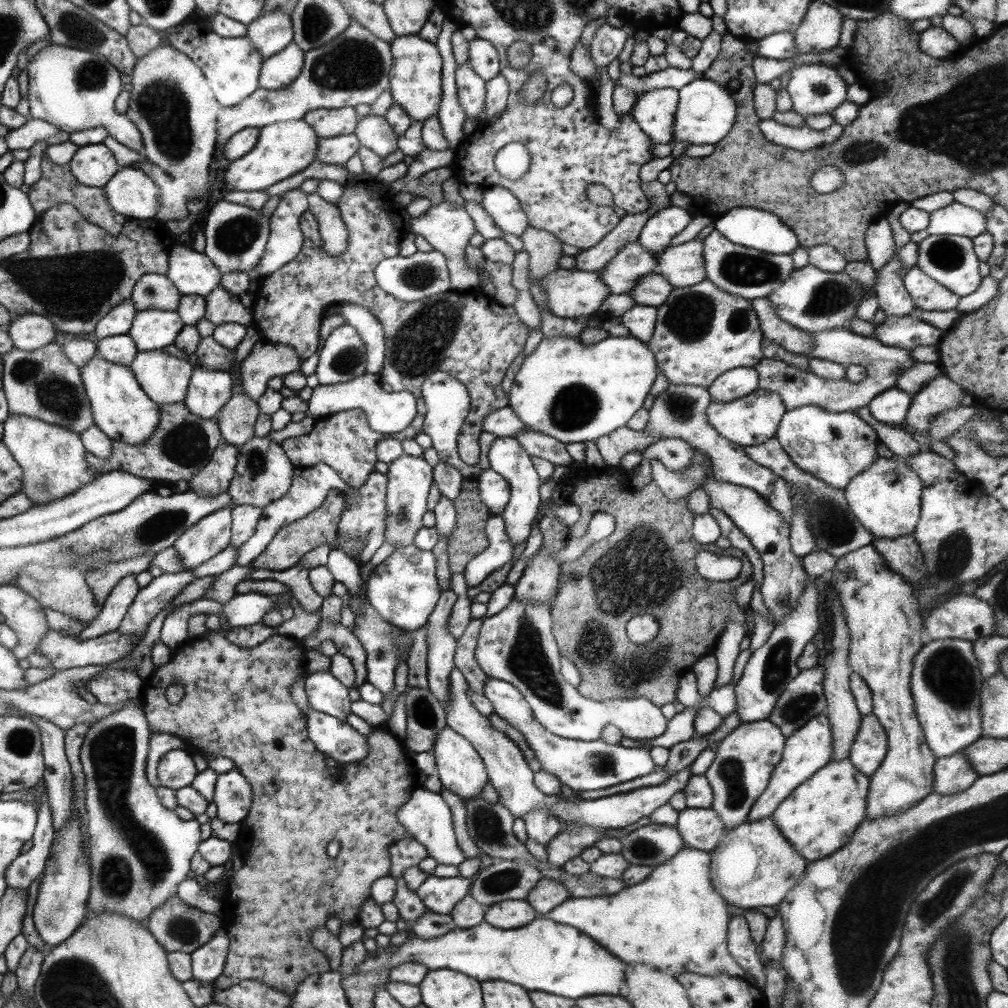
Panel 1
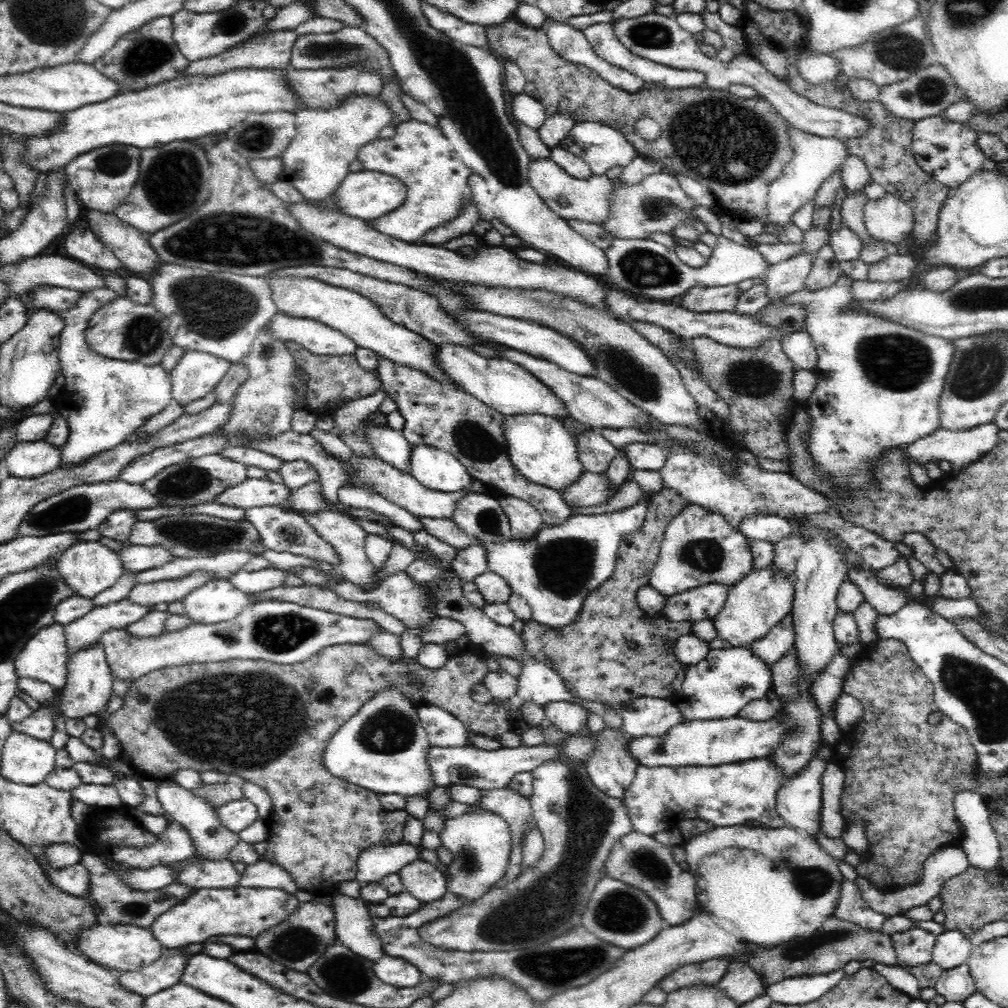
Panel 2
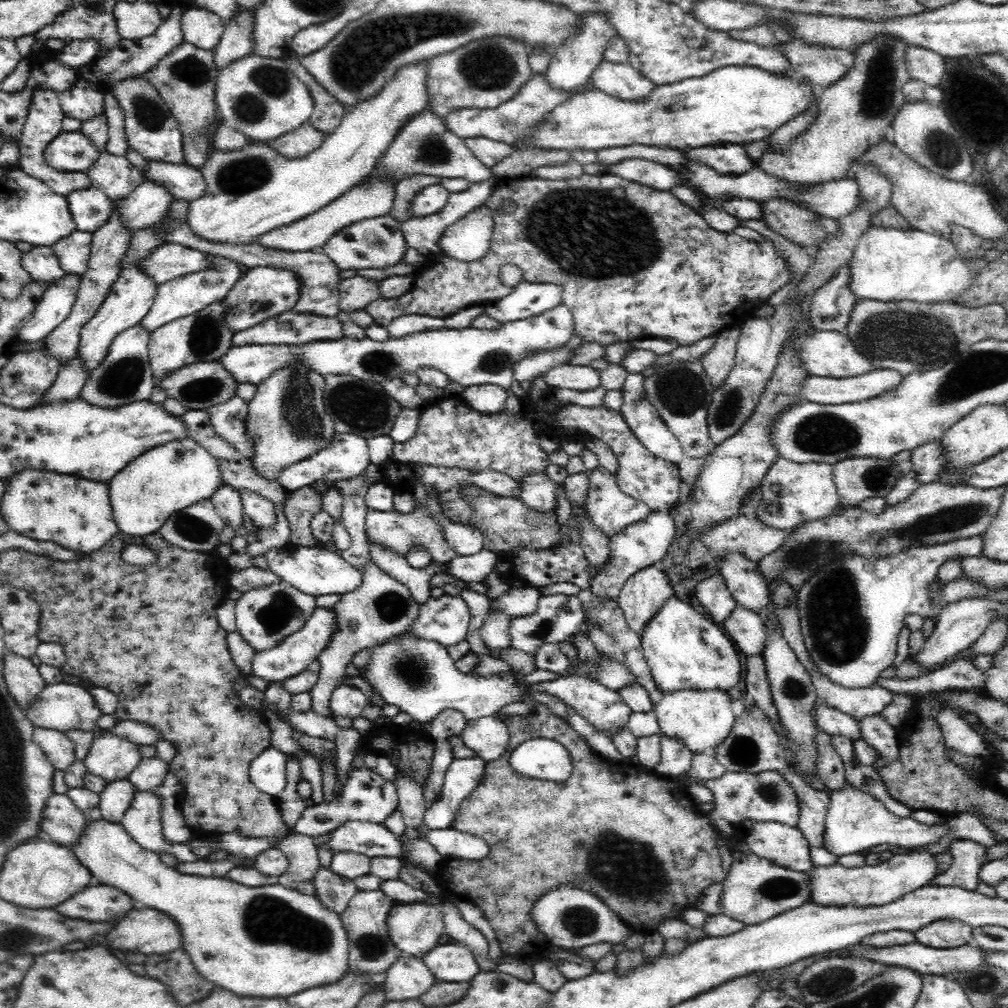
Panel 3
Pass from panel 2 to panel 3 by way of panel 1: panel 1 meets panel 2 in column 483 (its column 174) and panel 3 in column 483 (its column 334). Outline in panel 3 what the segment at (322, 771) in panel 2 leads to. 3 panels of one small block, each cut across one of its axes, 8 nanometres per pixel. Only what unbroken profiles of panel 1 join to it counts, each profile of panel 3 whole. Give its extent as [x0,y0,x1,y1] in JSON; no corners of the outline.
[432,704,740,958]

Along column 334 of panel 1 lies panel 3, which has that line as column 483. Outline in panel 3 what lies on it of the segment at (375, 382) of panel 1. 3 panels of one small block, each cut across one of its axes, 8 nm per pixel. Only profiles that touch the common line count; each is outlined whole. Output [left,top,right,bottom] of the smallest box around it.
[460,384,508,414]

